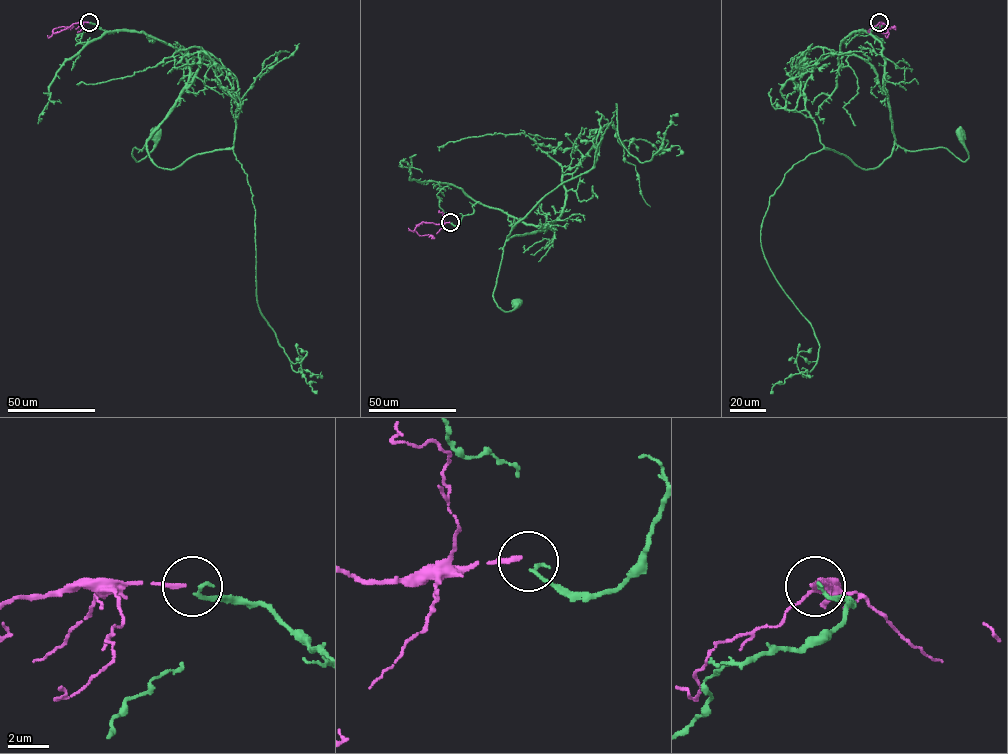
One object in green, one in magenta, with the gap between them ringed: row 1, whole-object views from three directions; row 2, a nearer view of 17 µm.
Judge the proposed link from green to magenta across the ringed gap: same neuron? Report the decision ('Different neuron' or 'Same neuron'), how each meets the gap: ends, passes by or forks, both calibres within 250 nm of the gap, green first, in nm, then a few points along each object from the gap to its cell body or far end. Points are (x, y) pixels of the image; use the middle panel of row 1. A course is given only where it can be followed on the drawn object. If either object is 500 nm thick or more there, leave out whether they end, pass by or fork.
Different neuron. At the ring green ends. At the ring magenta ends. Thickness 220 nm (green) against 200 nm. Course of green: (451, 223), (457, 225), (480, 202), (527, 224), (550, 227), (506, 239), (493, 299), (505, 311), (517, 303). Course of magenta: (450, 222), (423, 221), (417, 226), (414, 231), (420, 235), (430, 235), (431, 238)

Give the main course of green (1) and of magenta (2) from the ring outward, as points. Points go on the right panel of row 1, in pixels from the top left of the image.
1: (880, 22), (859, 31), (881, 43), (895, 142), (908, 150), (942, 147), (963, 161), (968, 152), (960, 132)
2: (879, 22), (878, 30), (883, 33), (892, 27), (895, 29)

